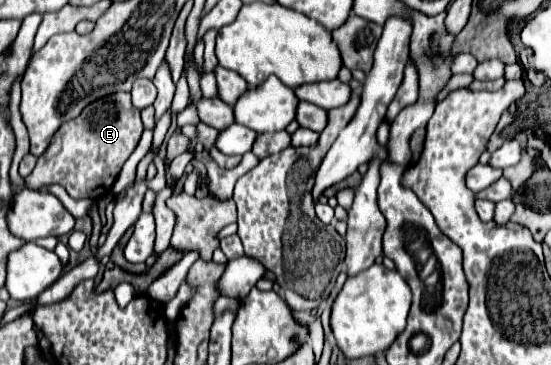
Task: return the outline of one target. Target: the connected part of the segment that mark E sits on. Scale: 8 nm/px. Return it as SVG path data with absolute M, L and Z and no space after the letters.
M114 93L112 97L94 101L80 117L64 123L56 131L48 149L38 157L34 171L24 177L22 187L40 191L58 183L72 199L104 197L112 189L124 161L136 149L140 135L140 111L132 109L130 93Z

